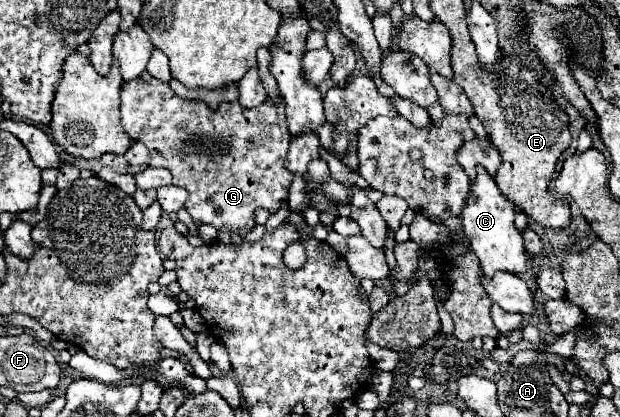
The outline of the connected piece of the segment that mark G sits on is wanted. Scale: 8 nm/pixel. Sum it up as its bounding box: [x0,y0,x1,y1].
[120,79,292,235]

